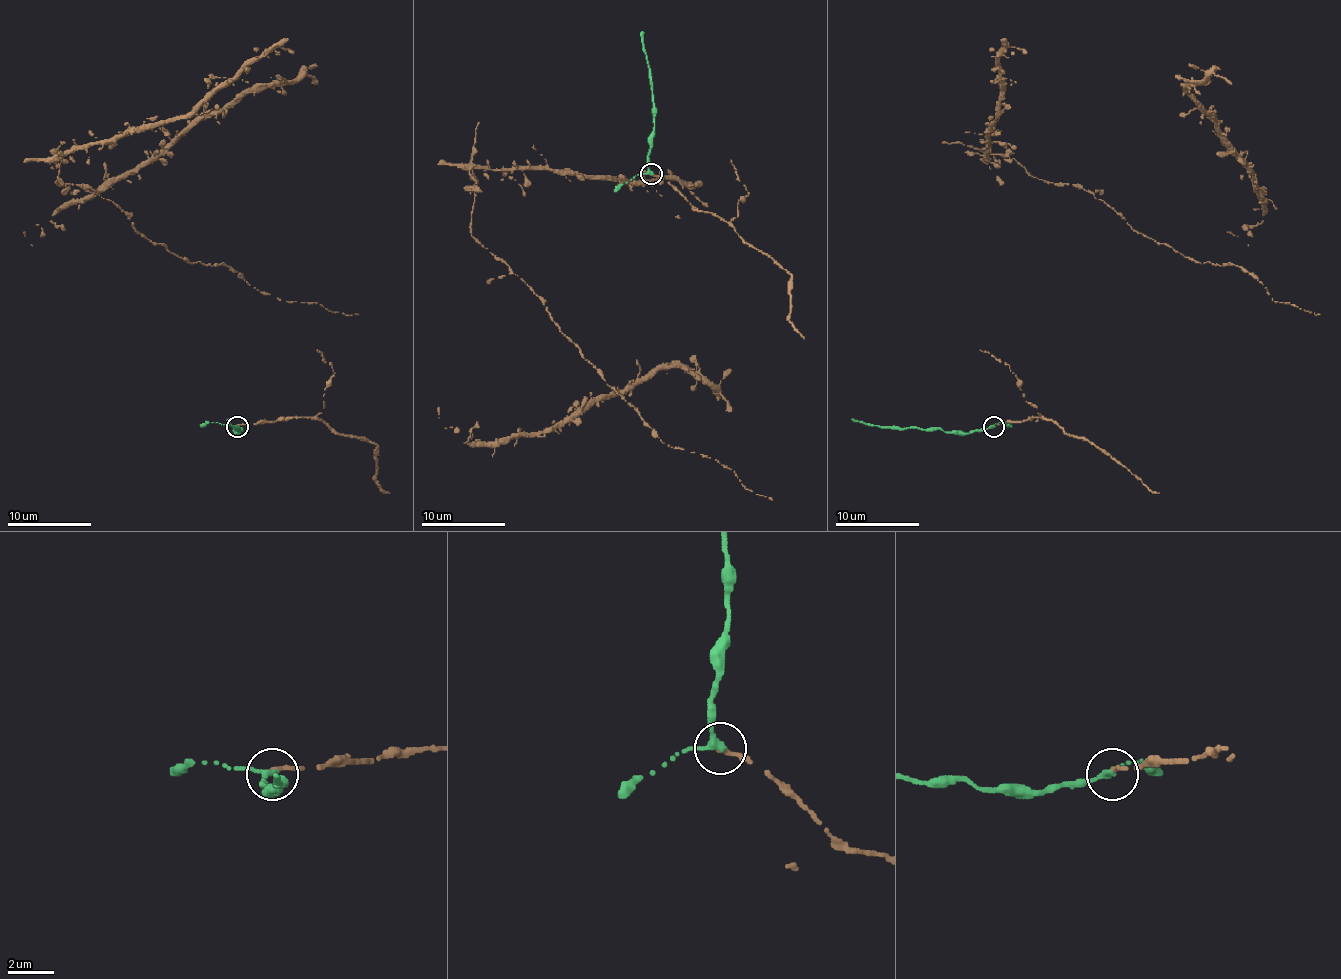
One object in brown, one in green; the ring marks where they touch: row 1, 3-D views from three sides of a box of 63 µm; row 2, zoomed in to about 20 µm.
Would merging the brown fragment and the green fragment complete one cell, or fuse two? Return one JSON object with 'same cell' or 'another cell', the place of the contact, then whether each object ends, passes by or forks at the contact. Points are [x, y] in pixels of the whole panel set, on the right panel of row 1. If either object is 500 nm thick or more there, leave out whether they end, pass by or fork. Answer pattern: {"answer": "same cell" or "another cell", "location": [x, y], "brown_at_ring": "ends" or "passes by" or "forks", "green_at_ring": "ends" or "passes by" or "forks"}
{"answer": "same cell", "location": [993, 426], "brown_at_ring": "ends", "green_at_ring": "passes by"}

